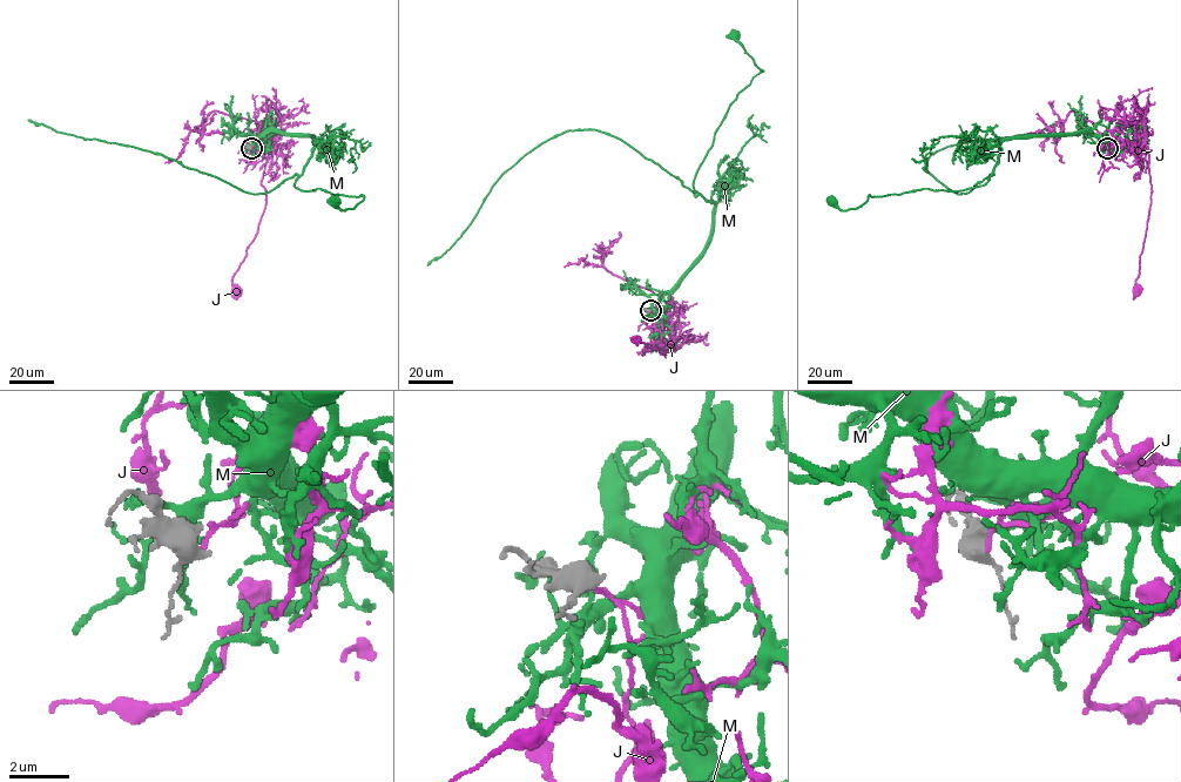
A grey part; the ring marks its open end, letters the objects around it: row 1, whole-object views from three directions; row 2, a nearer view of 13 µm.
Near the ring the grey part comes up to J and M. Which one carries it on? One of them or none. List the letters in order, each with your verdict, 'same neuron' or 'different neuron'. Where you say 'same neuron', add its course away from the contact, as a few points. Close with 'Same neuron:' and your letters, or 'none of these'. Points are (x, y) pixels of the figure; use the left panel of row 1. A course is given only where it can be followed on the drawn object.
J: different neuron
M: different neuron
Same neuron: none of these

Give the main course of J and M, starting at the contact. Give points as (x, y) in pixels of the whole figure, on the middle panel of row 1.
J: (650, 311), (650, 342), (670, 349), (661, 355), (665, 354), (632, 339), (636, 338)
M: (649, 311), (707, 242), (715, 204), (694, 190), (695, 174), (729, 105), (763, 71), (735, 35)

